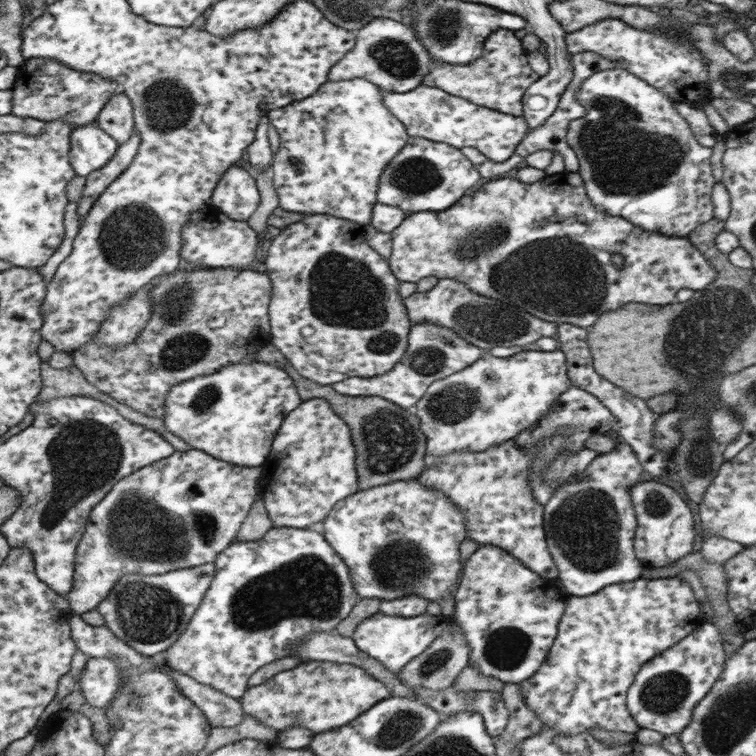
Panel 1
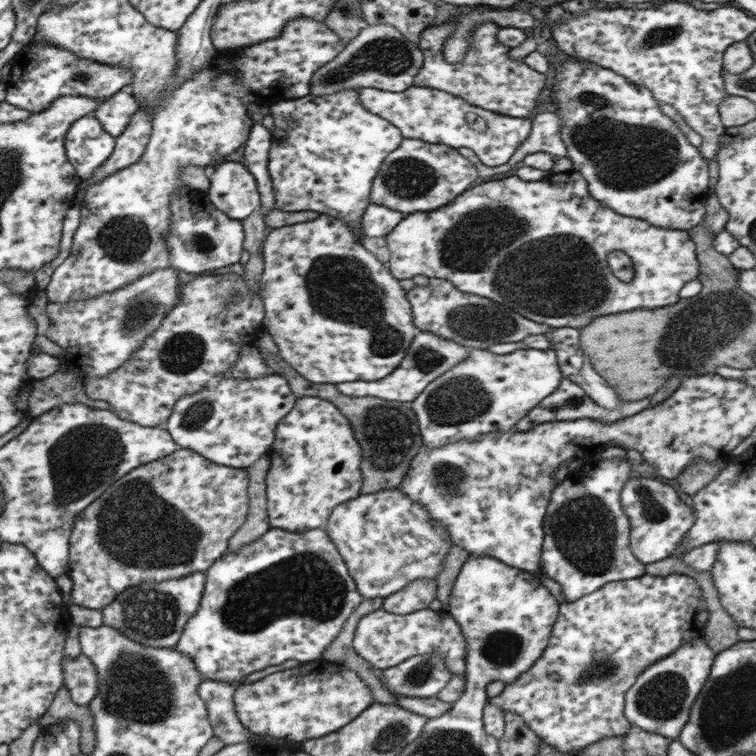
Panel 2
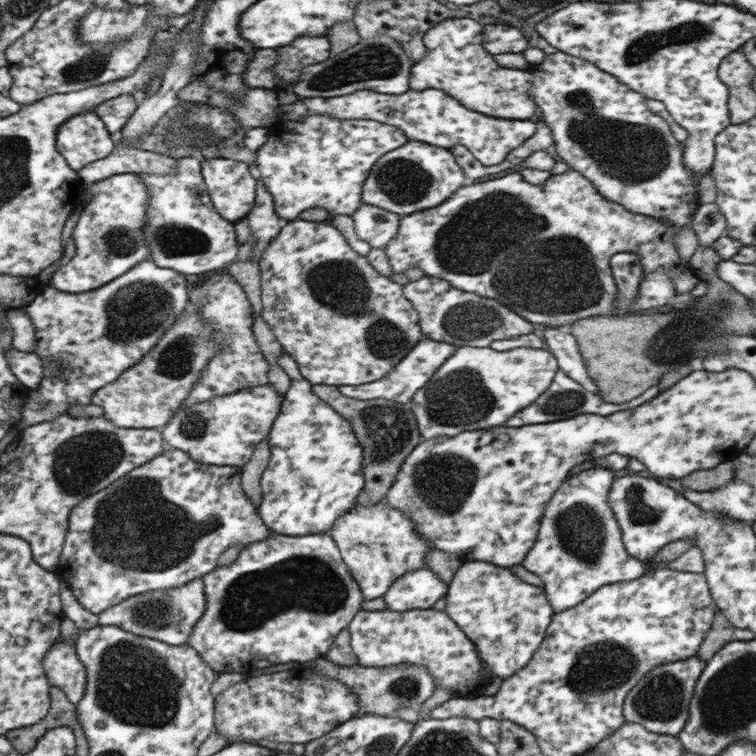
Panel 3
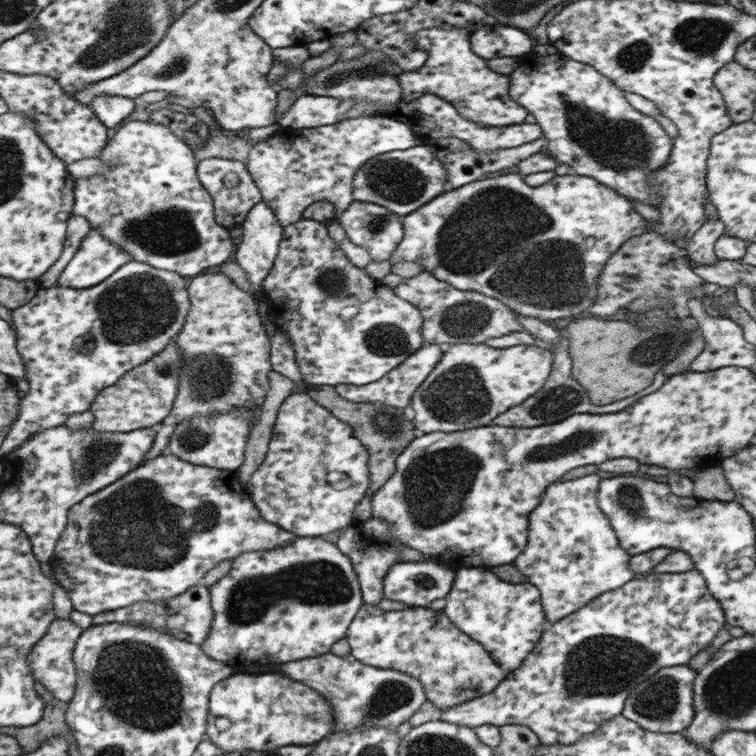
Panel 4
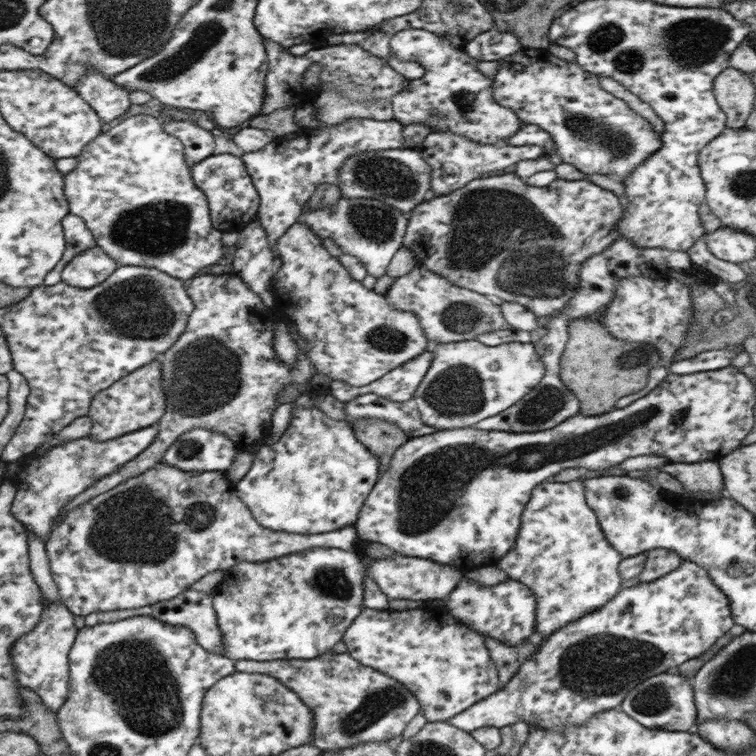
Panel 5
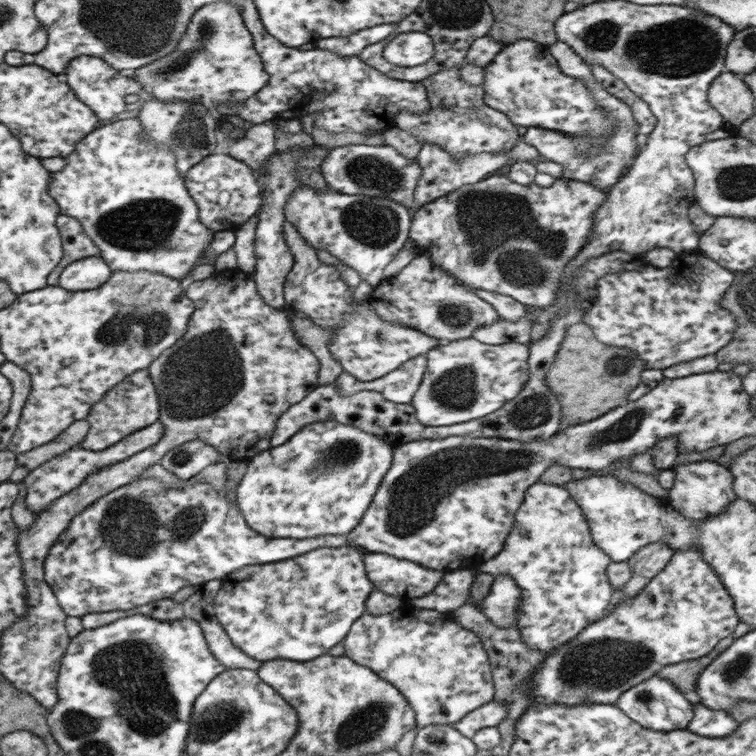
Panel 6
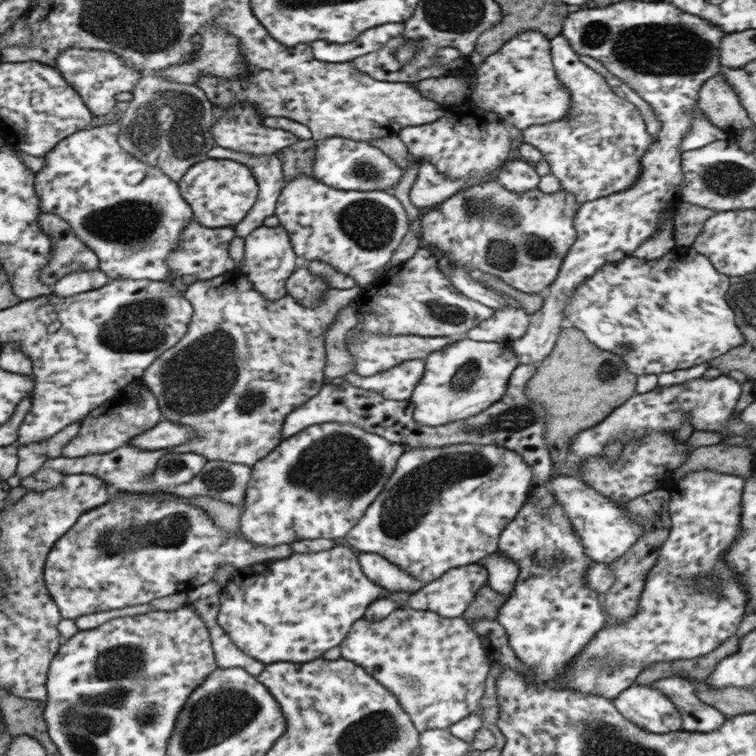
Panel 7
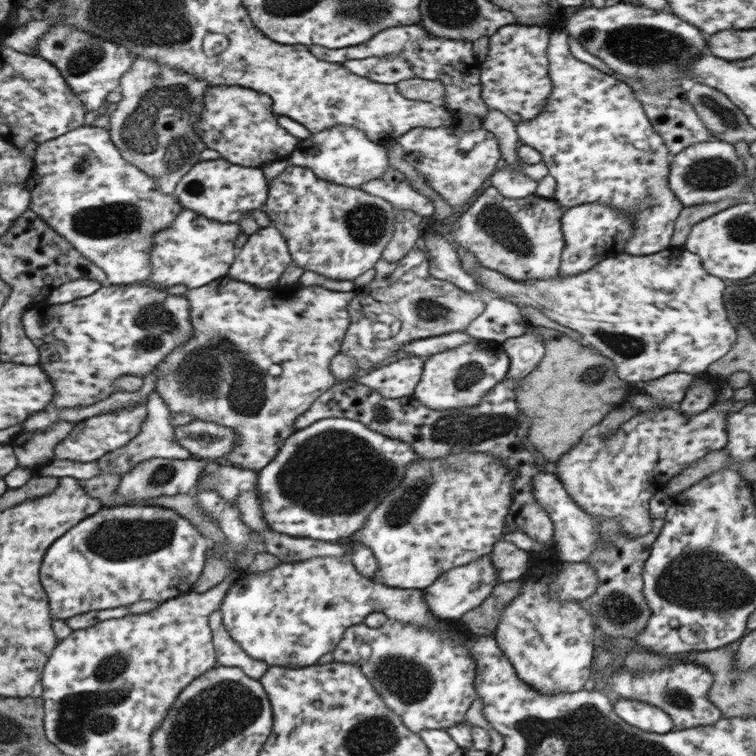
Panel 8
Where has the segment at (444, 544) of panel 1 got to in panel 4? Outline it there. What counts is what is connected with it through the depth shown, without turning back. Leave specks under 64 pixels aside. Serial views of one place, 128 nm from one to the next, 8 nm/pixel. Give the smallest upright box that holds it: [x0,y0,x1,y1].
[334,518,399,605]

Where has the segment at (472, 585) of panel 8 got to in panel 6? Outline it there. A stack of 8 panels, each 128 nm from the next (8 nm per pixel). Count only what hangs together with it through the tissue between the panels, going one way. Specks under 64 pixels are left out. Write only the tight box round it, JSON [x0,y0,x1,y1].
[406,568,476,614]

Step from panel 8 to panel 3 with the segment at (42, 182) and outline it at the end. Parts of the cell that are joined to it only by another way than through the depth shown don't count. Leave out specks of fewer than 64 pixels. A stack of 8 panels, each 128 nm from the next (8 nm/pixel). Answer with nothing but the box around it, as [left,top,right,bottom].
[137,156,237,275]

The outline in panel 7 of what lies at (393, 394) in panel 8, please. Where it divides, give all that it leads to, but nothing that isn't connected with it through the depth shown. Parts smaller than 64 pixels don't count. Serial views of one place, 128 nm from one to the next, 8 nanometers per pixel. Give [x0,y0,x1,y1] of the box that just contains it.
[343,359,424,400]

